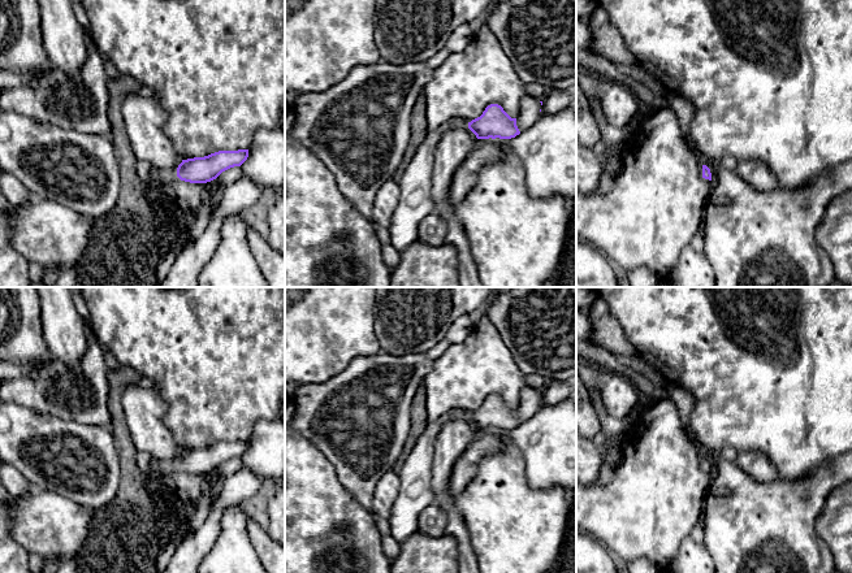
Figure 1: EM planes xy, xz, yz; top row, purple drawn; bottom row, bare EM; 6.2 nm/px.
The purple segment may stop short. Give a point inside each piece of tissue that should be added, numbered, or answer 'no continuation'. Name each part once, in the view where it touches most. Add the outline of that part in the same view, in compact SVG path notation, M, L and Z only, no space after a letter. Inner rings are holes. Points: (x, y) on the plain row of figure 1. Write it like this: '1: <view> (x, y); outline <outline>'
1: xy (156, 465); outline M153 459L150 466L153 472L163 472L163 473L176 472L178 469L176 460Z

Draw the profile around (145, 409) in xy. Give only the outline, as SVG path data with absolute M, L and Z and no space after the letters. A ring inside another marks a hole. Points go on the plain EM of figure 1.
M127 383L121 401L137 450L148 453L152 459L177 461L182 451L165 426L168 404L159 391Z

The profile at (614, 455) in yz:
M622 443L610 447L606 451L606 459L613 470L615 470L623 461Z

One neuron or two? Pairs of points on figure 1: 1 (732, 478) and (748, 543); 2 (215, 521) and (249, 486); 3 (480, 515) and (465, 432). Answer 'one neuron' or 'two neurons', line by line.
1: one neuron
2: one neuron
3: two neurons

